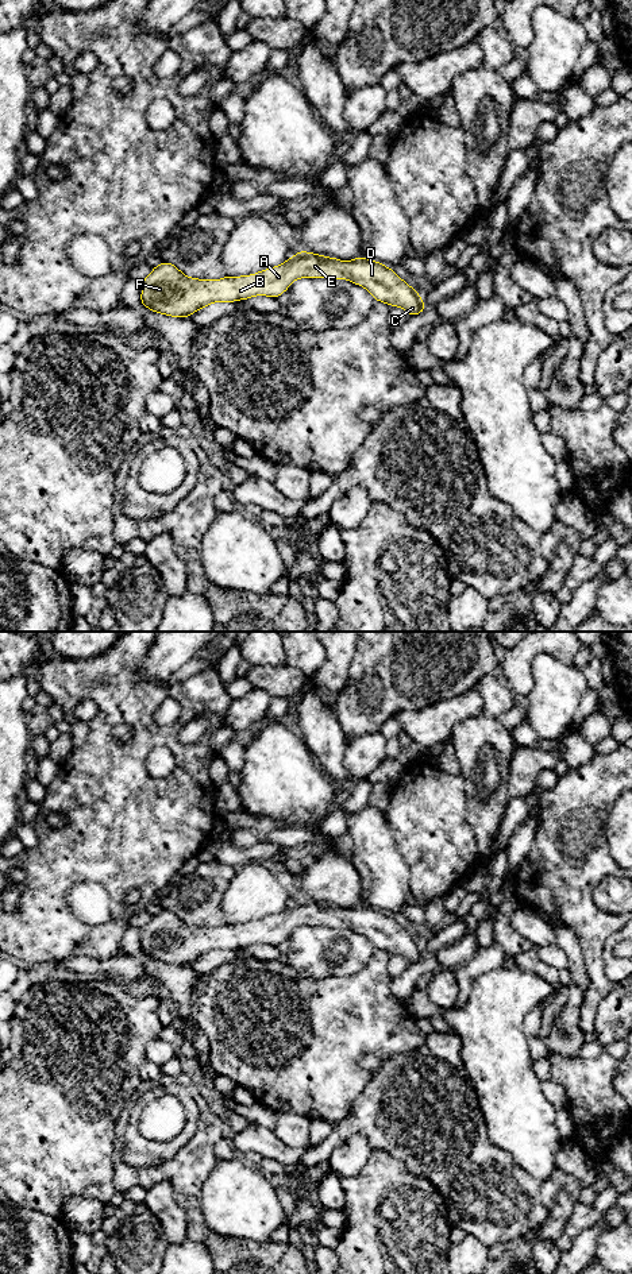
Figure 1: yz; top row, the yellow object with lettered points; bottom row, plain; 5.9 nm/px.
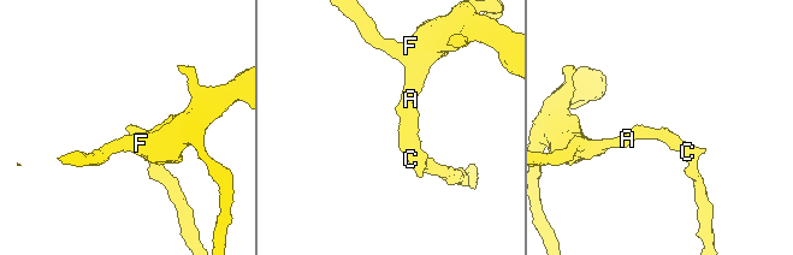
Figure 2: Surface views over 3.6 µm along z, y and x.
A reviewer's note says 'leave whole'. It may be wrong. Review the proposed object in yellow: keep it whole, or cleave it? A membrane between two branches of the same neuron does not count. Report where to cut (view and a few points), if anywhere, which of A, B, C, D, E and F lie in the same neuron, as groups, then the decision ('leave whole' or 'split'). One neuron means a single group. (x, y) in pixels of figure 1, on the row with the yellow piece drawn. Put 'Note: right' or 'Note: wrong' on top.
Note: right
cut none; groups A B C D E F; leave whole

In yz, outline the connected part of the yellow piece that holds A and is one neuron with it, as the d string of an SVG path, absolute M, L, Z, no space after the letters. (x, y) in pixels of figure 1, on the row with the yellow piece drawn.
M301 250L282 265L216 281L189 278L173 263L162 262L142 281L140 304L166 316L189 317L212 302L255 296L278 298L298 278L343 278L365 287L375 301L400 306L409 316L425 309L417 290L379 262L363 256L346 262Z

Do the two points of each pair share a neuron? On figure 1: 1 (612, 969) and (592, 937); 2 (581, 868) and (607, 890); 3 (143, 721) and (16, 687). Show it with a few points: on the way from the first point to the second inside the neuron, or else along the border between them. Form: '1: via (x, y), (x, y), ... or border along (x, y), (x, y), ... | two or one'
1: border along (617, 929), (602, 953), (602, 972), (613, 983) | two
2: border along (617, 875), (594, 888), (593, 902), (607, 914) | two
3: border along (14, 675), (23, 674), (29, 679) | two

